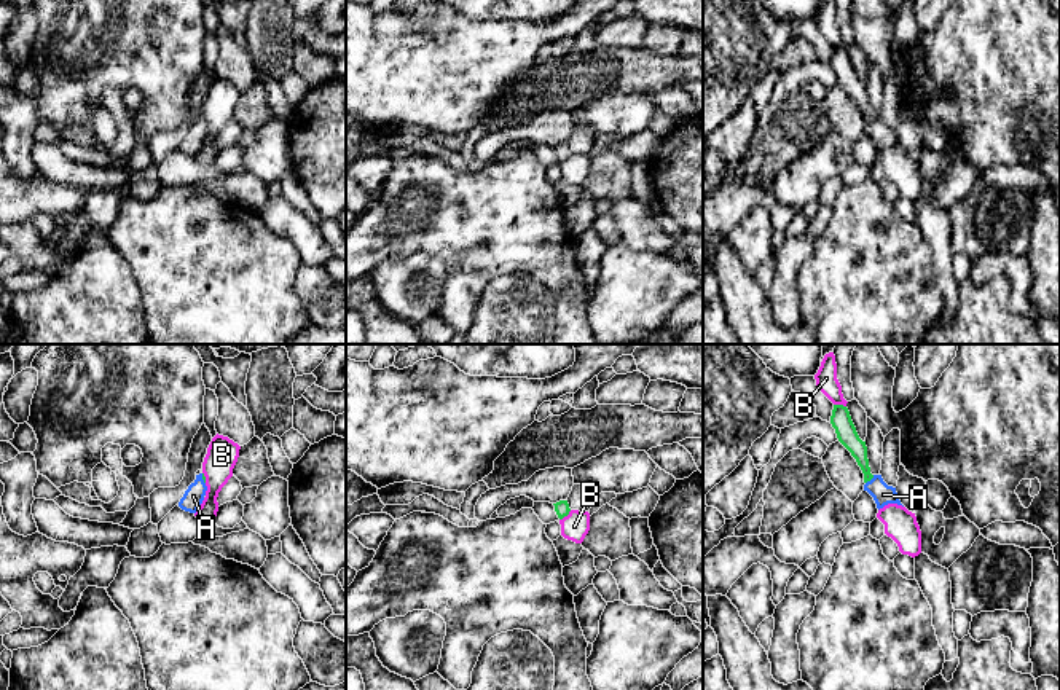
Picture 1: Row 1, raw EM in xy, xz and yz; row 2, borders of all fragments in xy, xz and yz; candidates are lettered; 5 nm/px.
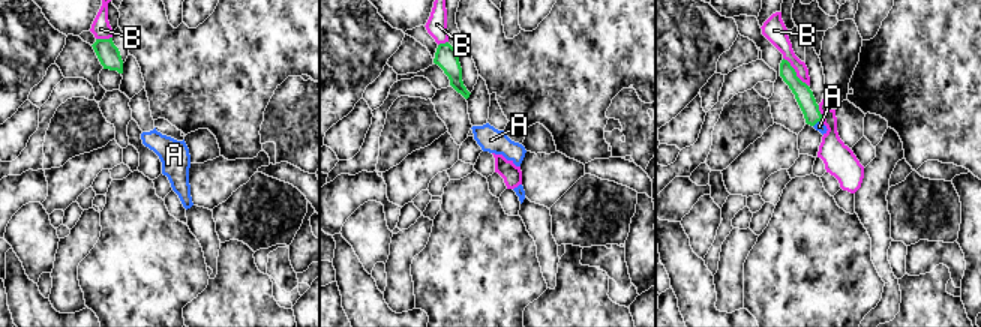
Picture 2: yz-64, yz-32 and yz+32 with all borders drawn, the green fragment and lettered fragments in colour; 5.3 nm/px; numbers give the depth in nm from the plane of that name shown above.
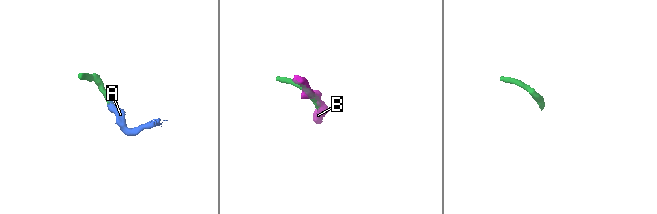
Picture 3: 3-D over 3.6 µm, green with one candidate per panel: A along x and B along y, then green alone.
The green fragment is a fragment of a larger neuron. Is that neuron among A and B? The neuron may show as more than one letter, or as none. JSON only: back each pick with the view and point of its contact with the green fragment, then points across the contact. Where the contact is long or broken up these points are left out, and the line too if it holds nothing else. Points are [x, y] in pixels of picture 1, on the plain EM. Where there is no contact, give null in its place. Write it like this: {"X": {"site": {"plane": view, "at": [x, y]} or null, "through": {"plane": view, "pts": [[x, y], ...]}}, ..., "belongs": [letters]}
{"A": {"site": {"plane": "yz", "at": [869, 123]}, "through": {"plane": "yz", "pts": [[848, 80], [858, 91], [869, 123], [883, 137]]}}, "belongs": ["A"]}

